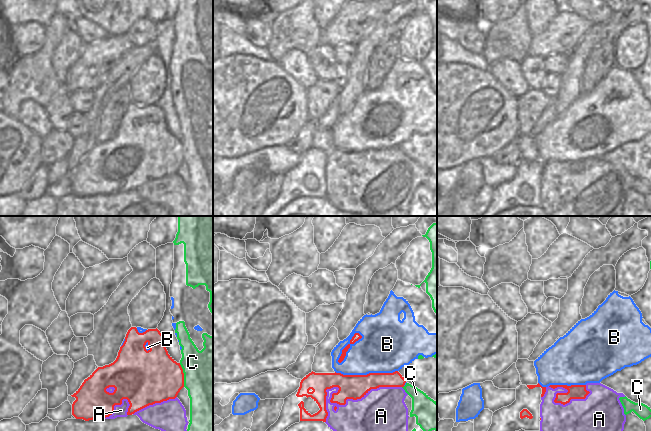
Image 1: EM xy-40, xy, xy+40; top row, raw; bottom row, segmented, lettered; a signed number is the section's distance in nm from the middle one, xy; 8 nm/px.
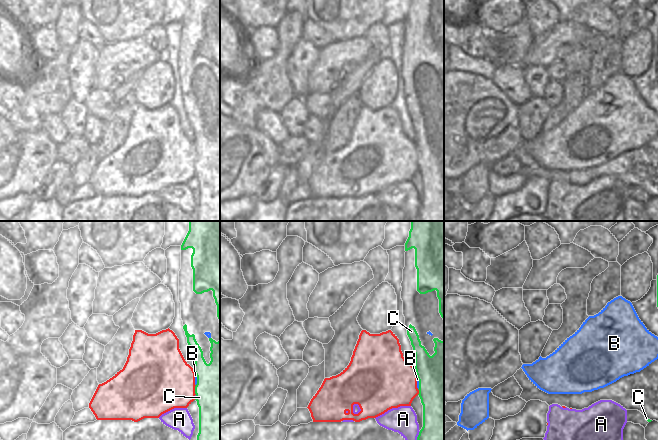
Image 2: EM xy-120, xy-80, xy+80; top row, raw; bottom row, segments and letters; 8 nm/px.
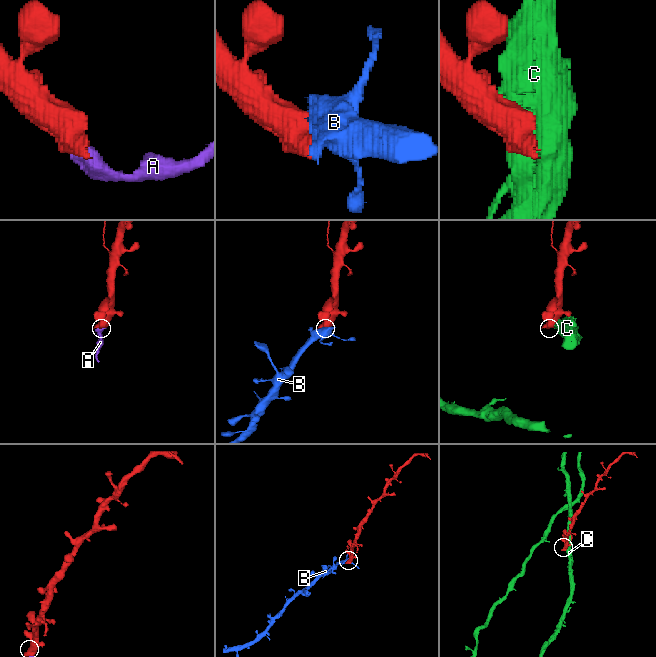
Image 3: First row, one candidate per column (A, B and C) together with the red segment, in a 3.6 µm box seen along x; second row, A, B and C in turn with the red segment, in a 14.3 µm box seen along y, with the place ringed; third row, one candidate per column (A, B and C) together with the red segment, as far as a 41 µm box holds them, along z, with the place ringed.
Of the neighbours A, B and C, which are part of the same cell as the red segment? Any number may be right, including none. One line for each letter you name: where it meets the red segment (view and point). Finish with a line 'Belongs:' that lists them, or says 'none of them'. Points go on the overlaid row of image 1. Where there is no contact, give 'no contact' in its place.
B: contact xy (349, 347)
Belongs: B

